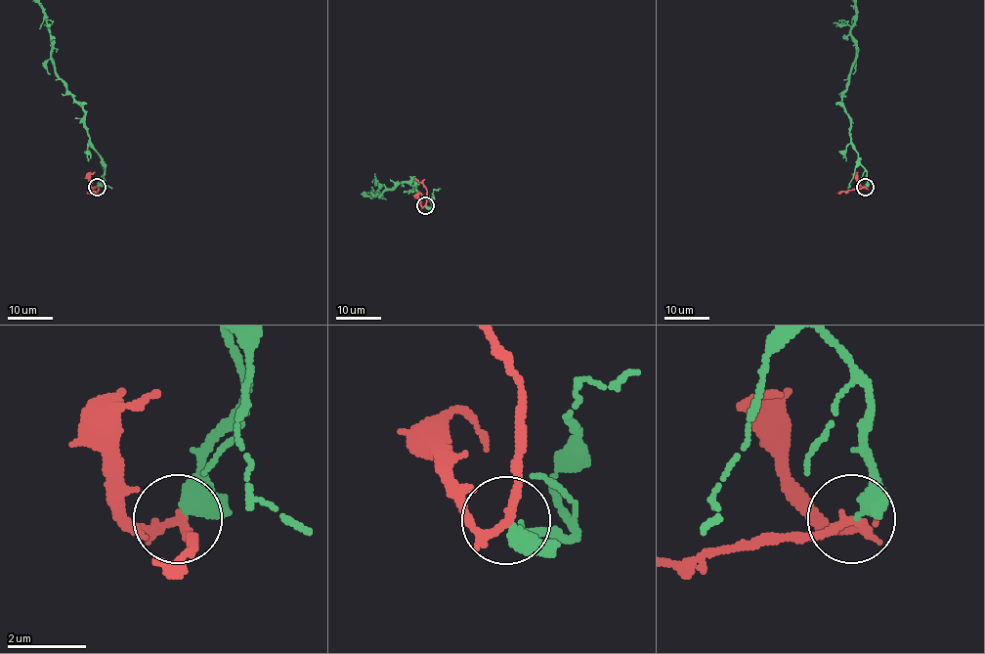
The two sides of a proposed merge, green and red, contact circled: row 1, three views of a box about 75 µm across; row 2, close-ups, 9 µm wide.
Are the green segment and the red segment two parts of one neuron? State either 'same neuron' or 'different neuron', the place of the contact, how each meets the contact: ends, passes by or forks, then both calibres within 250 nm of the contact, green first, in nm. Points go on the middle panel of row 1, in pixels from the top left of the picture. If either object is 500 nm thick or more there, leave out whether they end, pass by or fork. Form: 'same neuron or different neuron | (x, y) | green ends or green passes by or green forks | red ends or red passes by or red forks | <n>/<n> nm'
different neuron | (425, 205) | green ends | red passes by | 440/200 nm

